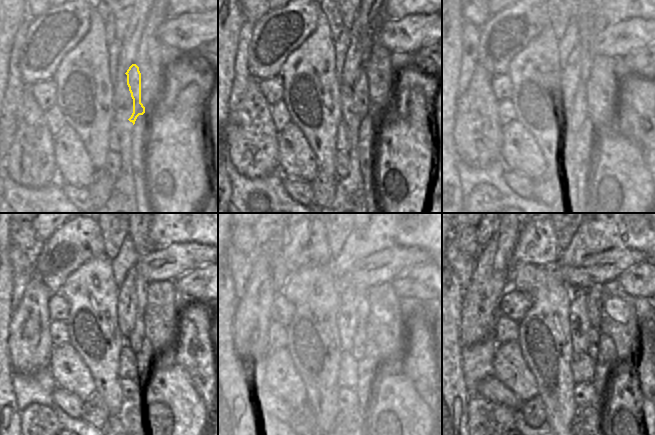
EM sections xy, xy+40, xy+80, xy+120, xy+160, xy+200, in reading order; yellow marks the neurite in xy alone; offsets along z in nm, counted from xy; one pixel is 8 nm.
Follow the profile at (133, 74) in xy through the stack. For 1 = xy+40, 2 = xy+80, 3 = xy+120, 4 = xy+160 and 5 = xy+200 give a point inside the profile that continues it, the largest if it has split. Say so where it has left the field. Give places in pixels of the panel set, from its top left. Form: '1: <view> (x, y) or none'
1: xy+40 (360, 88)
2: xy+80 (581, 98)
3: xy+120 (135, 340)
4: xy+160 (360, 338)
5: xy+200 (593, 349)

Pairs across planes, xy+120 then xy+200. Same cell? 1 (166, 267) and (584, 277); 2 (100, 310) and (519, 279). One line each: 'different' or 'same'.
1: same
2: different

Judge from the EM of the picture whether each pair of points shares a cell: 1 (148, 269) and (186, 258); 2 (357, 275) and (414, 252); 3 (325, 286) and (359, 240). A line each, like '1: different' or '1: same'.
1: same
2: same
3: different

